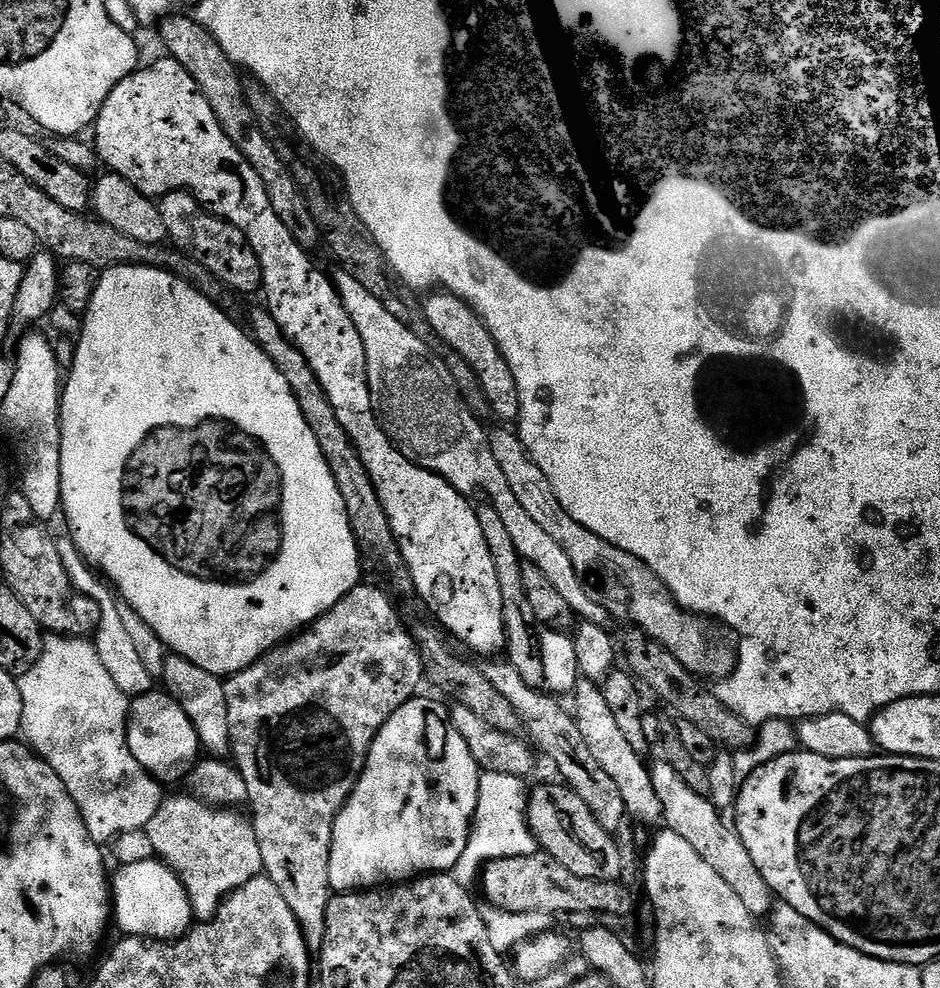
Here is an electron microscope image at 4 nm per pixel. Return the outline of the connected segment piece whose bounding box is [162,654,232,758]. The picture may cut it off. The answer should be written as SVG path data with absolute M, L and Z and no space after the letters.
M168 654L164 658L162 683L165 684L163 687L166 689L167 695L177 700L182 706L182 710L186 710L197 734L200 735L203 751L216 758L227 757L232 750L232 739L226 710L224 680L210 674L210 670L202 670L202 666L194 666L194 662L190 662L186 658Z

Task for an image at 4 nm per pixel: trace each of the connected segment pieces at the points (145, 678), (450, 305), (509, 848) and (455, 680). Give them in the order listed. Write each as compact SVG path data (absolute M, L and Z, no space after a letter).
M63 531L55 533L58 555L62 557L62 566L66 566L66 574L70 574L72 585L84 596L89 596L100 611L100 625L97 626L94 633L94 647L98 658L102 662L102 666L106 666L106 674L110 674L110 678L114 678L114 686L118 686L118 690L122 690L124 696L129 698L144 696L147 692L153 691L154 678L150 674L150 670L146 670L146 665L143 664L142 658L138 654L138 646L134 646L134 642L130 639L122 618L118 614L117 597L114 595L113 589L99 575L96 577L92 573L93 565L80 553L80 547L73 540L71 531Z
M440 290L432 295L436 294L437 296L430 297L425 304L422 304L426 322L434 326L434 334L438 334L438 338L442 338L446 346L450 346L458 354L462 354L466 362L470 362L474 374L478 374L478 382L486 394L488 404L492 407L492 416L500 419L500 422L519 421L520 395L516 379L506 358L500 353L500 347L497 346L496 339L492 337L492 332L485 326L483 318L476 313L475 307L467 300L453 296L447 290Z
M481 771L478 806L475 816L472 817L472 830L468 833L468 849L464 851L464 860L467 863L518 858L534 850L532 827L527 818L530 788L524 784L527 783L521 777L505 772Z
M428 624L422 625L418 630L415 629L414 635L416 644L420 647L424 674L429 685L432 683L434 687L441 688L446 695L453 696L451 699L455 703L474 710L474 714L478 714L478 718L482 718L482 722L494 726L496 730L515 733L521 731L522 725L518 714L514 714L514 706L510 706L510 702L506 702L506 698L502 698L502 694L498 694L498 690L494 690L494 686L490 686L490 682L479 667L475 668L474 665L467 664L462 657L455 656L440 641L439 634Z

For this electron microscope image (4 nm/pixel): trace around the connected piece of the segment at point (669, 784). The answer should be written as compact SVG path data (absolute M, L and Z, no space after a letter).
M663 758L657 759L657 764L652 764L650 771L654 782L654 794L658 794L658 802L662 802L663 823L667 831L690 842L690 846L694 846L694 850L702 854L703 860L724 879L726 886L730 886L730 890L734 890L734 894L742 898L746 910L750 910L757 918L763 917L769 907L768 883L762 878L758 866L754 866L754 858L750 858L750 850L746 850L737 832L729 825L728 828L724 825L725 817L722 812L712 805L705 793L690 790L690 786L686 786L686 782L678 778L674 766L667 764Z

